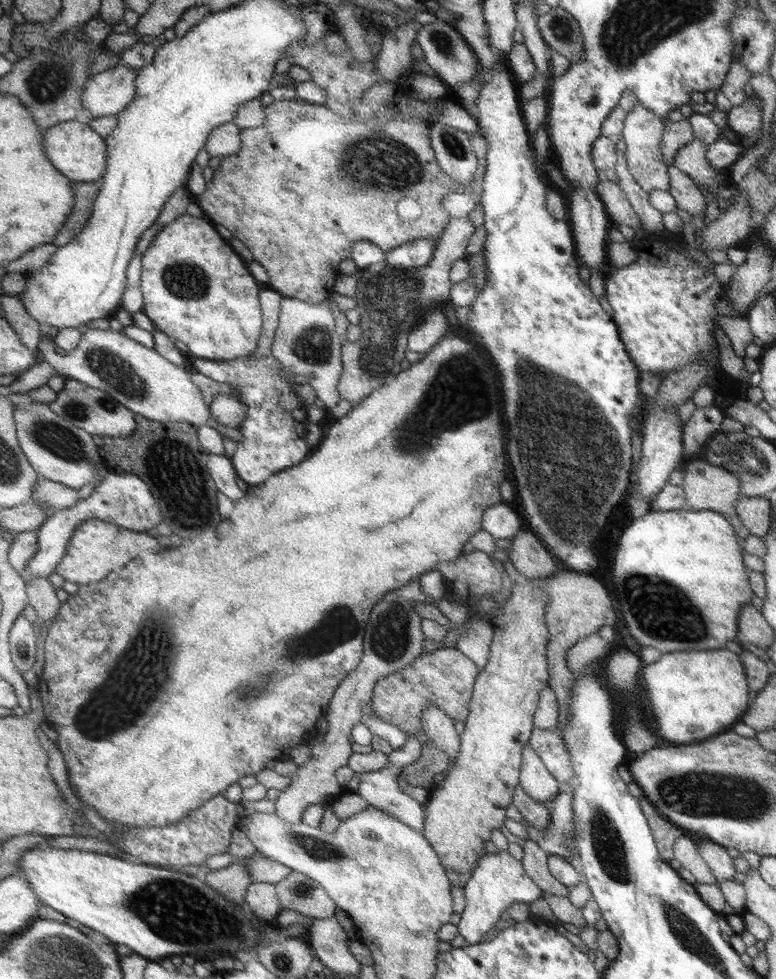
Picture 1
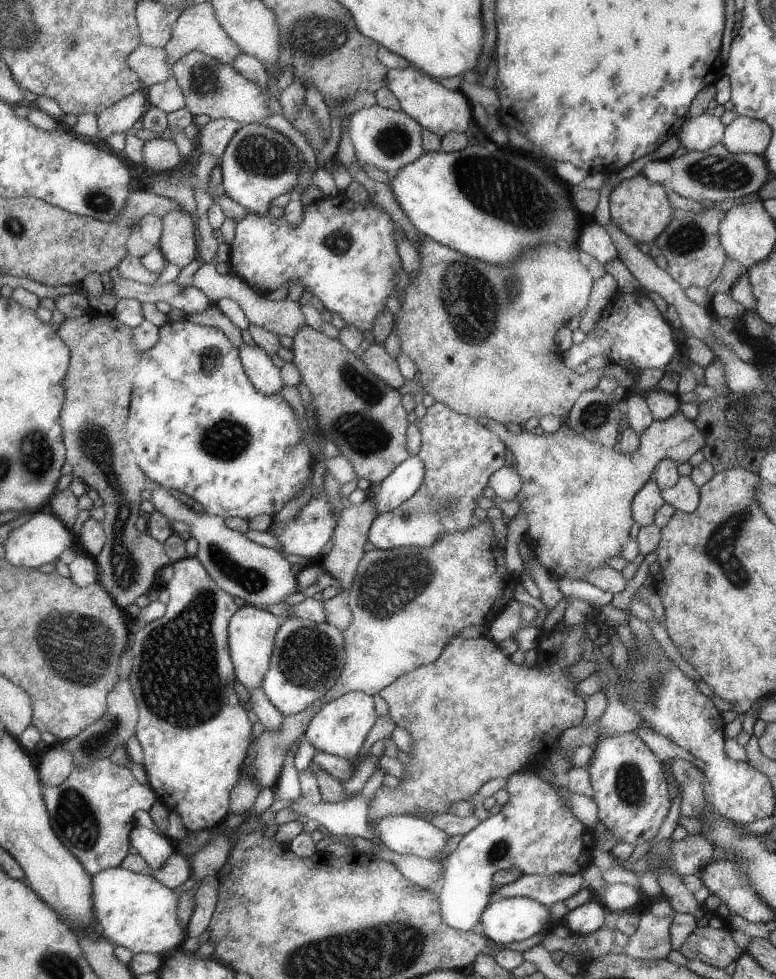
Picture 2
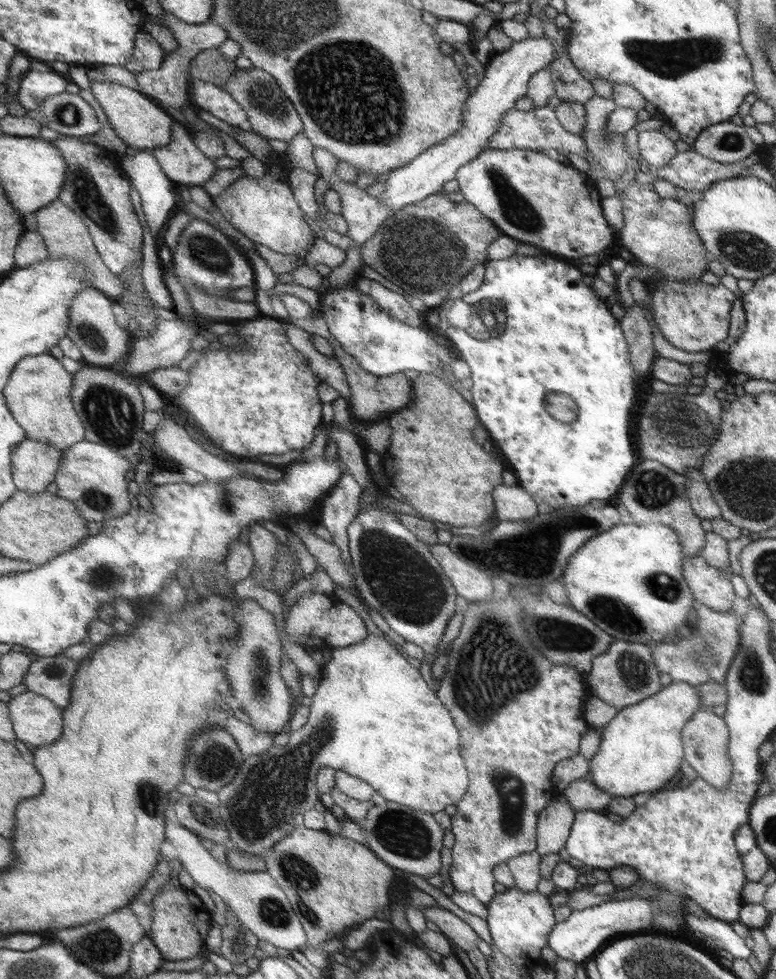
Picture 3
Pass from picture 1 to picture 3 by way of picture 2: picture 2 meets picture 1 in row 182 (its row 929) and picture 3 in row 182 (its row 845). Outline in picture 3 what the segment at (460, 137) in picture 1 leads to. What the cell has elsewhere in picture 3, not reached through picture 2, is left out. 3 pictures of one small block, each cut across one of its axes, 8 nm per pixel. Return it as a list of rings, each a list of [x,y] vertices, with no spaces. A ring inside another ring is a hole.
[[[484,149],[455,176],[464,200],[489,216],[506,236],[542,248],[546,254],[581,259],[612,242],[594,182],[573,168],[530,149]]]

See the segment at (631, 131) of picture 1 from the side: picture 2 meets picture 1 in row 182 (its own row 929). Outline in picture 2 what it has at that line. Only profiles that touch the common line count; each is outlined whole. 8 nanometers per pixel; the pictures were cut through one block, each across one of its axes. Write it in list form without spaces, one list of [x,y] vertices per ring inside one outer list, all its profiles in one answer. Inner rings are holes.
[[[644,912],[636,932],[629,936],[628,945],[618,951],[637,959],[666,959],[672,950],[669,930],[674,917],[671,914],[659,919],[651,912]]]

